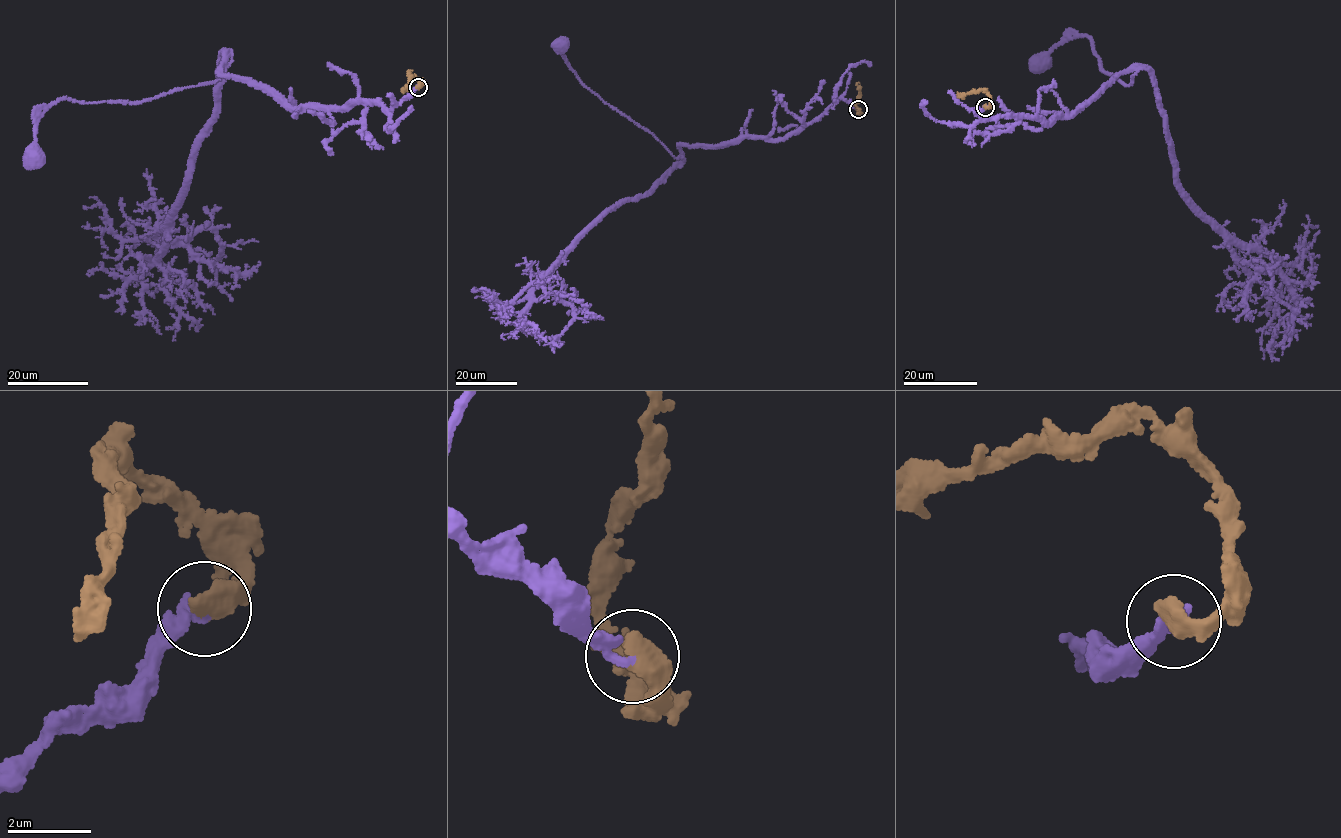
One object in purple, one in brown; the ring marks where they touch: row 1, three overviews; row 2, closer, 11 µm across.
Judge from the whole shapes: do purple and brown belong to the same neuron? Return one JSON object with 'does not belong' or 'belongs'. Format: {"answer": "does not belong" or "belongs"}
{"answer": "belongs"}

